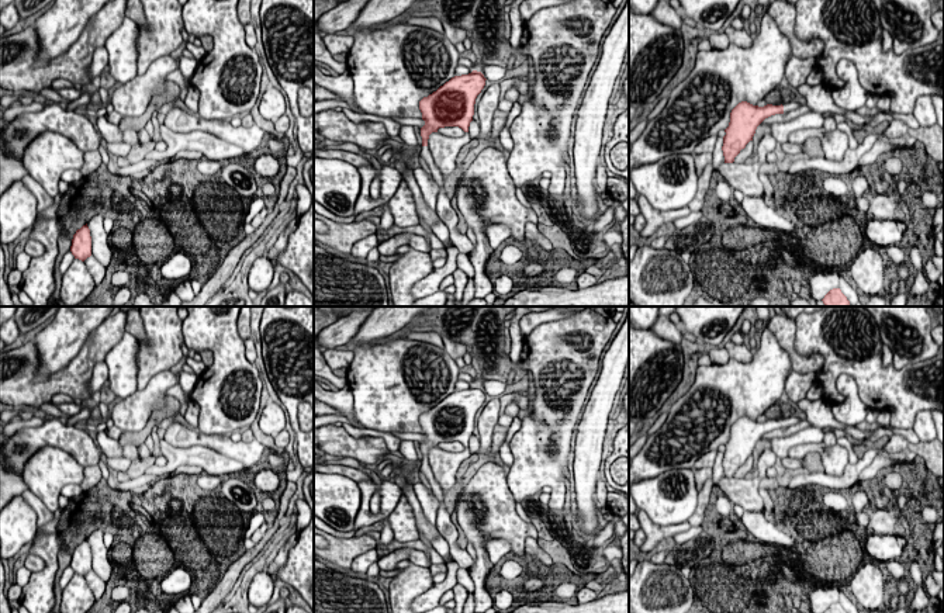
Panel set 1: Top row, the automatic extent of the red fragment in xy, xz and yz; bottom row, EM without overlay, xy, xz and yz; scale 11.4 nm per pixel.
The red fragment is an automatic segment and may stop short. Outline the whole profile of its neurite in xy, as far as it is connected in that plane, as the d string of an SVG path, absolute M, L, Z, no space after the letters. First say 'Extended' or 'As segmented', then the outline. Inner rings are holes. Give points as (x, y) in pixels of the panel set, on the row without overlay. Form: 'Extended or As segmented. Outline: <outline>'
As segmented. Outline: M87 538L77 544L73 550L70 567L75 574L82 576L91 571L91 551Z

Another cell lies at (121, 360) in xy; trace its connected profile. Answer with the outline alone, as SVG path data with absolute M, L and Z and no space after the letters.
M125 332L122 339L107 353L110 394L124 399L136 391L136 353L139 344L135 336Z

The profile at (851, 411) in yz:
M841 374L837 378L836 387L844 399L831 406L834 419L843 425L851 426L864 422L869 408L861 401L854 378L851 375Z

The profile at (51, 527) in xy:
M62 509L53 512L53 519L39 526L34 538L37 540L41 534L58 534L60 516L62 516Z

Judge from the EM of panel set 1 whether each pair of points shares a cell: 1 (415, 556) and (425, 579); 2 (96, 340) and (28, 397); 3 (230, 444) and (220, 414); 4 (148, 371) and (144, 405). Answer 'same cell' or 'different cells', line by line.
1: different cells
2: same cell
3: different cells
4: different cells

